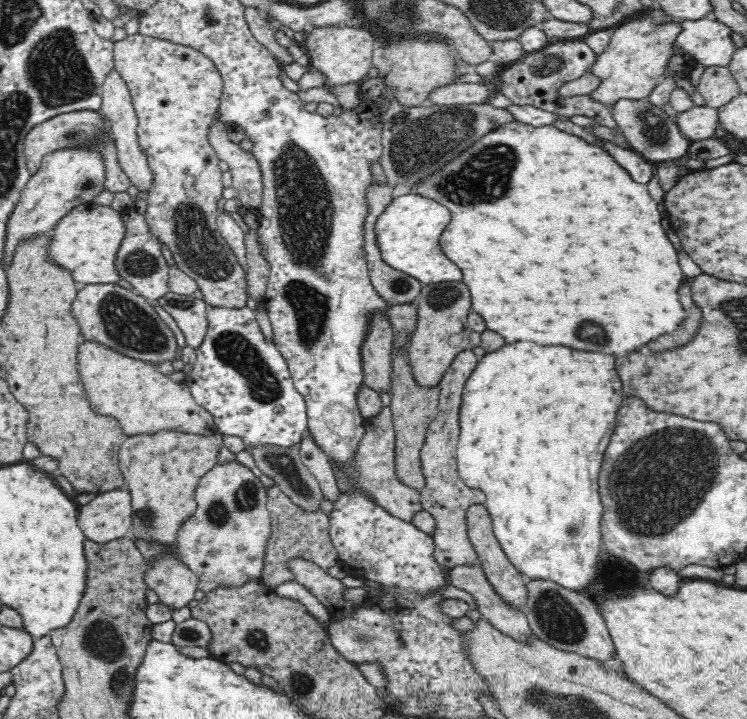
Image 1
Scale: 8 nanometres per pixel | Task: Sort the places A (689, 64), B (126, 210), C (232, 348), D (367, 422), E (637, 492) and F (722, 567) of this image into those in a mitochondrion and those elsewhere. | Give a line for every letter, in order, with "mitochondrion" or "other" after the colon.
A: other
B: other
C: mitochondrion
D: other
E: mitochondrion
F: other

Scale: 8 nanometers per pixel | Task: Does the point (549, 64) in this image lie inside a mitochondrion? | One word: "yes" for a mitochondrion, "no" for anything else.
yes

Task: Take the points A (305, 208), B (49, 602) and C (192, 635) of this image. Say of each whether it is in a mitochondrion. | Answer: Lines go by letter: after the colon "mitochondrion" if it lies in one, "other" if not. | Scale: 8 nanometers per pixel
A: mitochondrion
B: other
C: mitochondrion

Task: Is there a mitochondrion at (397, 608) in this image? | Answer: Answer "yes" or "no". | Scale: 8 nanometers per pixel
no

